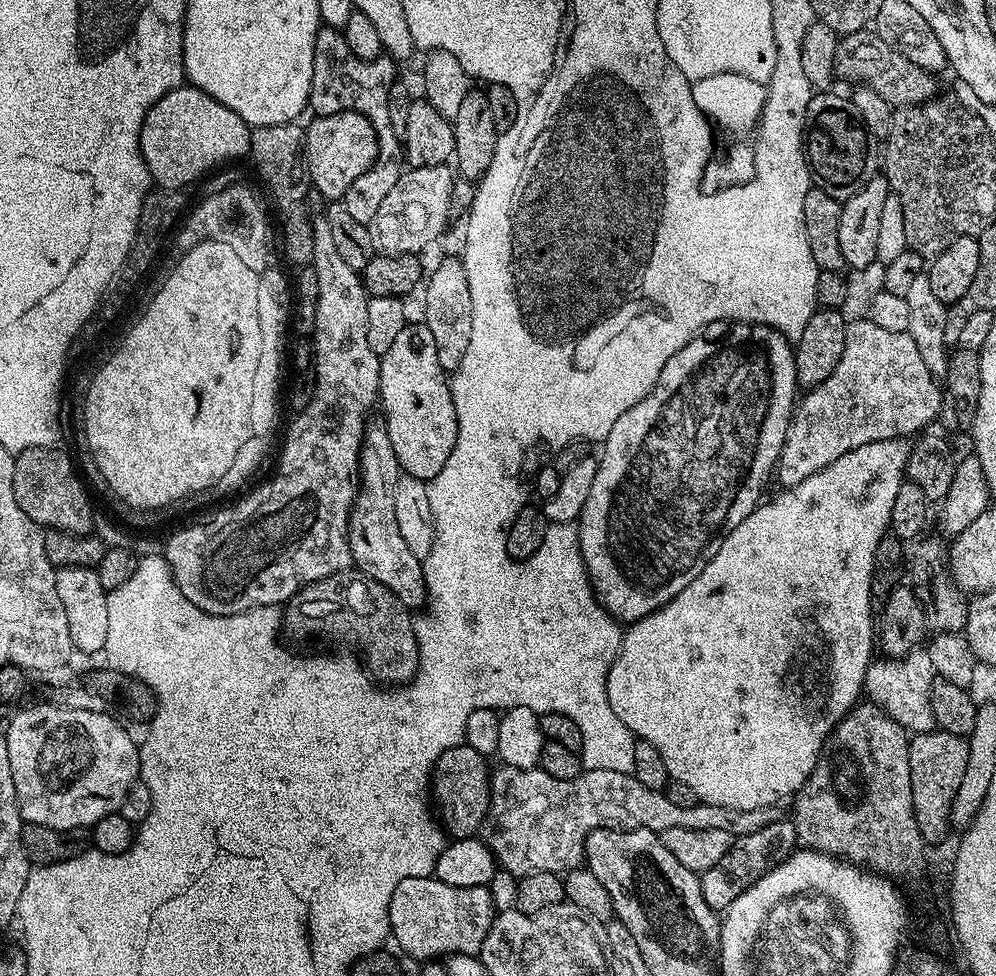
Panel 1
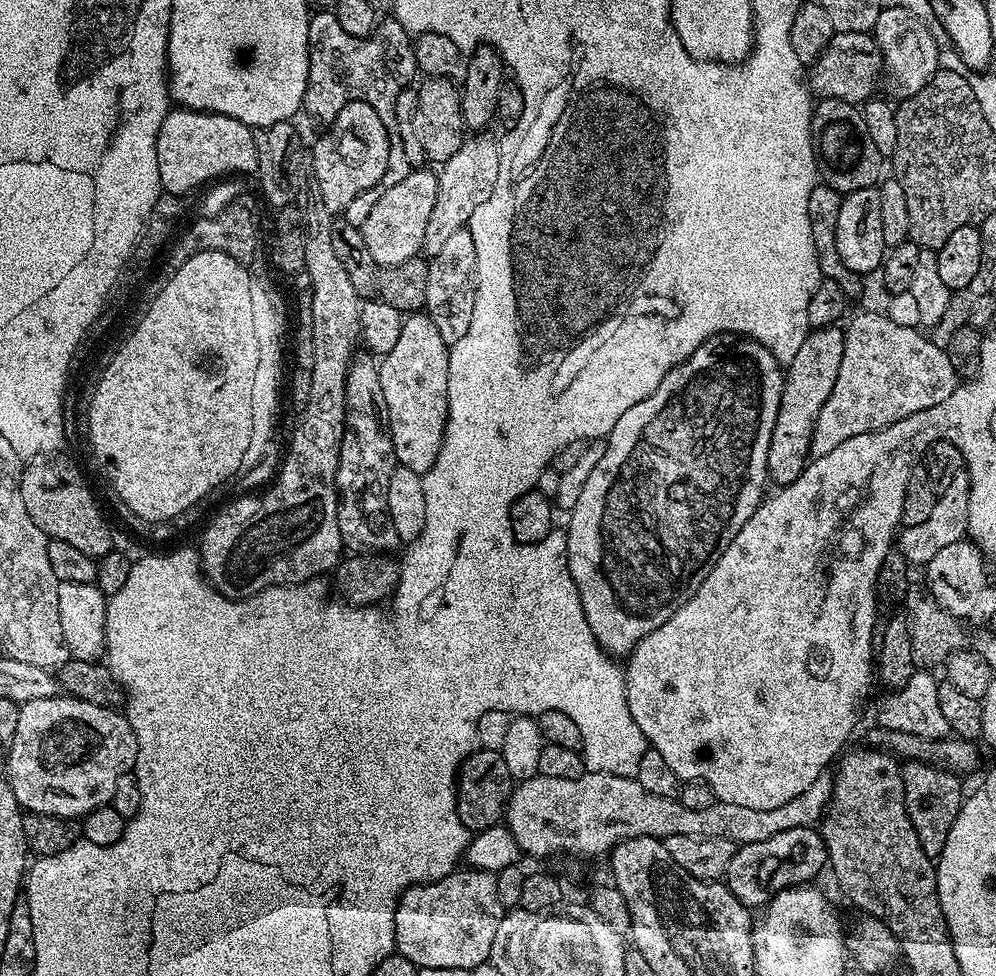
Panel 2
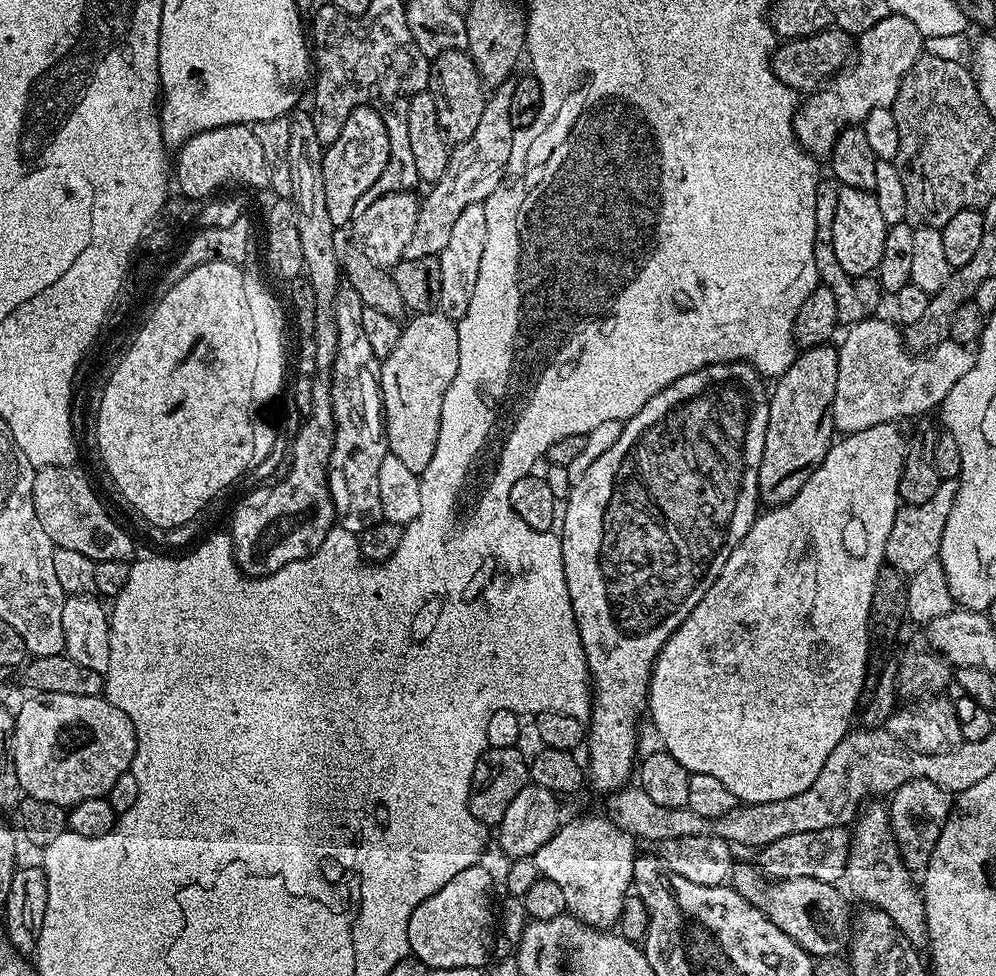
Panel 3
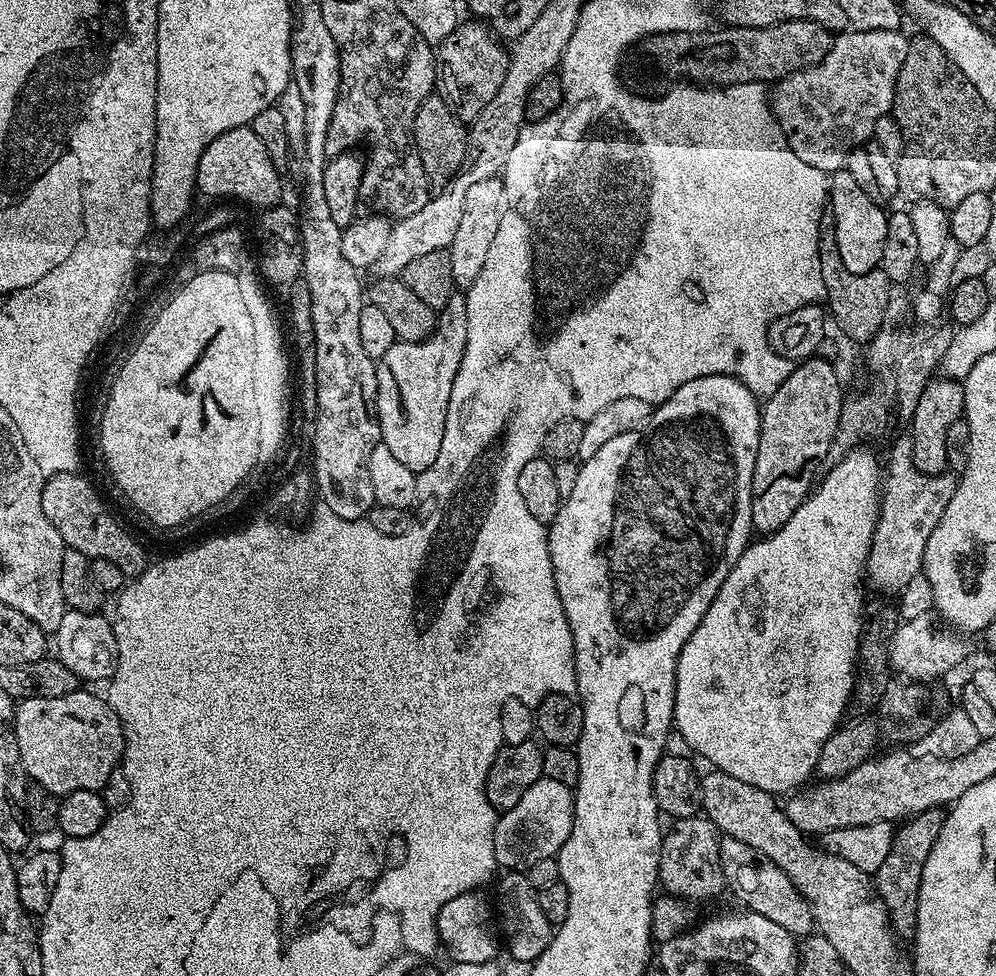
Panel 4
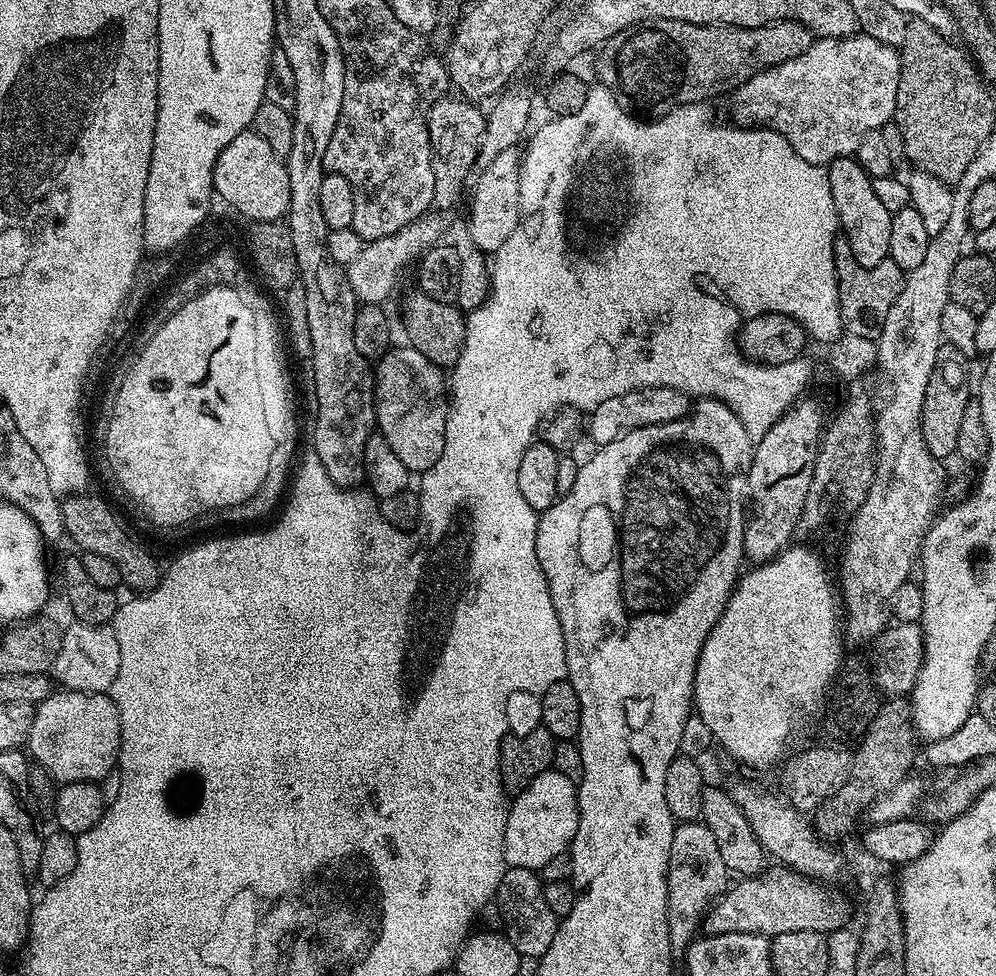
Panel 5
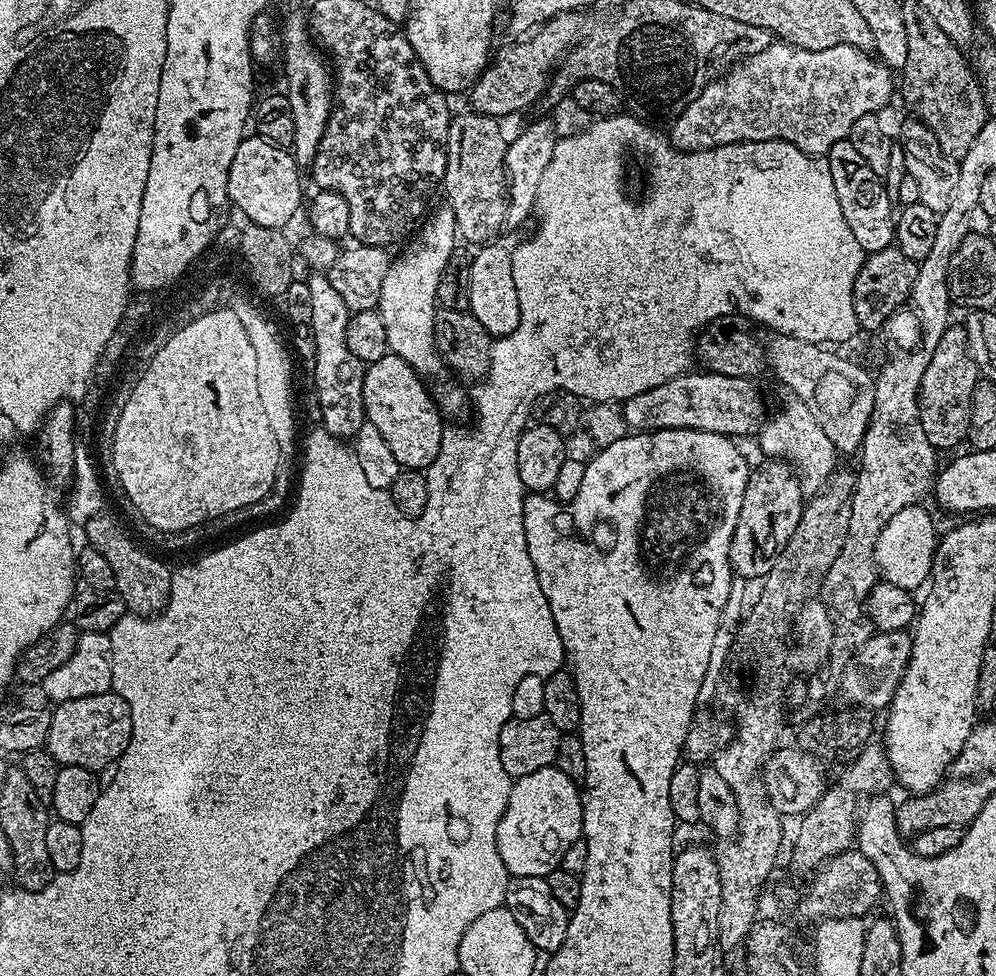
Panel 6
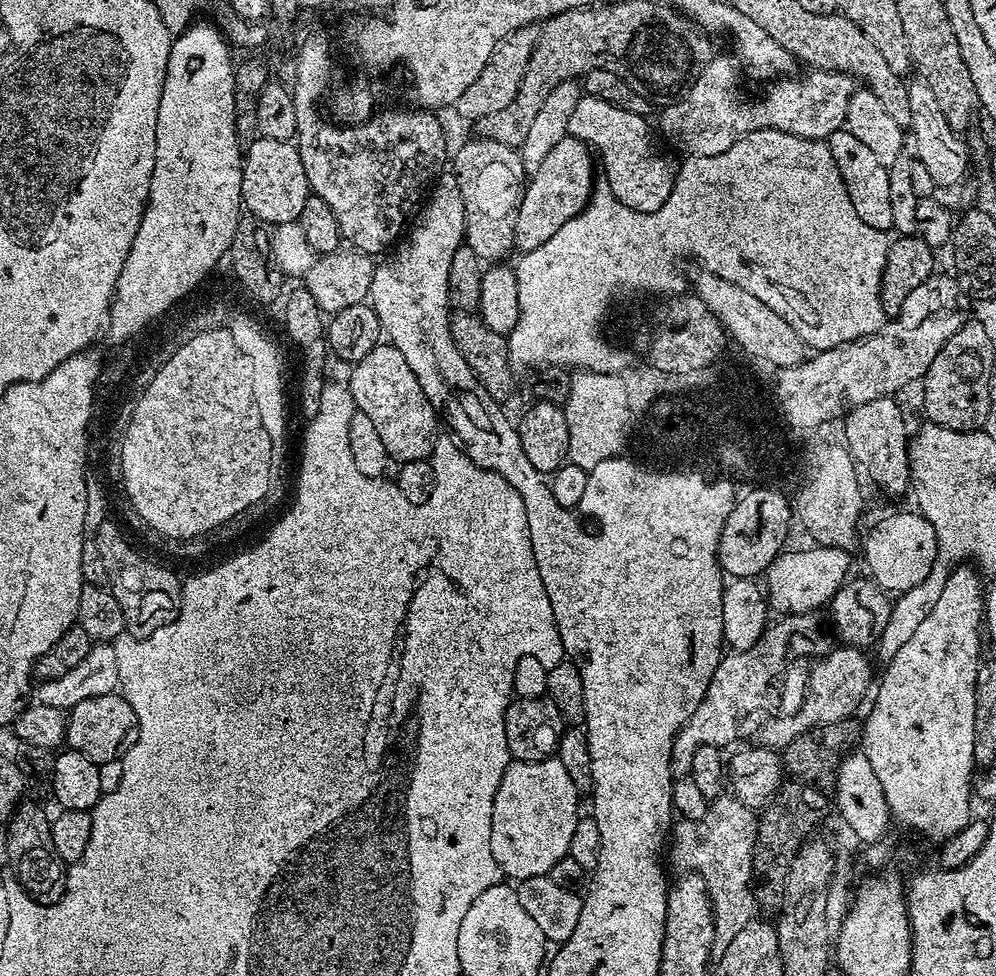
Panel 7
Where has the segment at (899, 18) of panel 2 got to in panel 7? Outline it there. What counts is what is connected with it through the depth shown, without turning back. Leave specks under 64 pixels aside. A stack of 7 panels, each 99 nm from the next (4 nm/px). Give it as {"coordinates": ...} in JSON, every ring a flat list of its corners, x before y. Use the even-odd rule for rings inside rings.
{"coordinates":[[713,55,708,65,697,74,696,79,688,85,680,99,671,104,665,104,659,109,660,132,670,143,676,144,677,150,682,154,681,157,722,154,722,150,730,150,734,138,747,136,749,132,782,130,794,134,798,138,827,141,830,134,844,128,846,106,854,91,853,77,844,72,808,70,805,71,806,74,801,80,792,80,796,78,777,79,767,85,769,88,761,96,747,100,744,97,744,88,740,85,741,69,738,67,737,61,731,55,728,56]]}

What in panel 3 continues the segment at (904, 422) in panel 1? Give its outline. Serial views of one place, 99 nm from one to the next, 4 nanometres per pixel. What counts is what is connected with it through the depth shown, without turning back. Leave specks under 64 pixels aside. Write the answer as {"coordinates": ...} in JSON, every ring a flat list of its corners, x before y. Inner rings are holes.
{"coordinates":[[871,318,860,321,857,324,851,325,847,329,848,332,844,336,844,341,838,344,838,387,834,389,834,402,832,403,832,427,837,433,847,434,850,432,857,432,858,430,866,430,870,426,878,426,879,424,891,424,893,422,904,422,907,416,920,416,923,412,939,409,940,404,946,398,946,394,950,394,950,390,954,390,956,385,962,377,970,371,970,366,976,364,977,353,973,351,969,345,959,344,952,339,943,340,937,348,931,348,929,352,923,354,913,354,908,351,904,345,904,338,901,329,895,328,888,318]]}

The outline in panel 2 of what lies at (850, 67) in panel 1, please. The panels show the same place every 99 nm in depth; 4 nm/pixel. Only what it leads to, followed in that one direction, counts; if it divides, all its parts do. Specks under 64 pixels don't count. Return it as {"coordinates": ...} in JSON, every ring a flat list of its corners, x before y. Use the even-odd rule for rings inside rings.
{"coordinates":[[836,32,822,50,819,58,810,65,806,83,813,97,820,100,838,99,852,105,859,105,873,95,872,87,882,76,880,50,875,35,867,32]]}

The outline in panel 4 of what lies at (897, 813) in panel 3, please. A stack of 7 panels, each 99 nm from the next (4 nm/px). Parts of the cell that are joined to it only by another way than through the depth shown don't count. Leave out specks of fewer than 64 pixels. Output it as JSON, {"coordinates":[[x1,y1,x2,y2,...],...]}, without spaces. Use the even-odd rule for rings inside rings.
{"coordinates":[[931,808,916,816,909,816,896,828,896,837,892,843,890,854,886,854,886,862,878,866,874,873,876,892,888,911,888,920,897,937,908,938,916,935,916,911,918,910,918,886,922,880,922,866,926,866,926,858,930,854,930,846,938,838,944,825,946,812,944,808]]}

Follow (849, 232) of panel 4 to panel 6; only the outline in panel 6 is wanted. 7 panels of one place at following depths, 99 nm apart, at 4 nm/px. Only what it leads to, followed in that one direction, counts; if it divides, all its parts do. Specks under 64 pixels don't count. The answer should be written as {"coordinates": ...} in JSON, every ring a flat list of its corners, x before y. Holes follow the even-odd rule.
{"coordinates":[[849,140,834,142,826,159,830,166,830,178,834,178,834,190,838,193,838,206,842,206,842,218,846,218,850,234,854,234,854,242,858,242,866,254,892,246,896,238,896,216,894,208,892,212,894,200,888,196,885,181,870,170]]}

